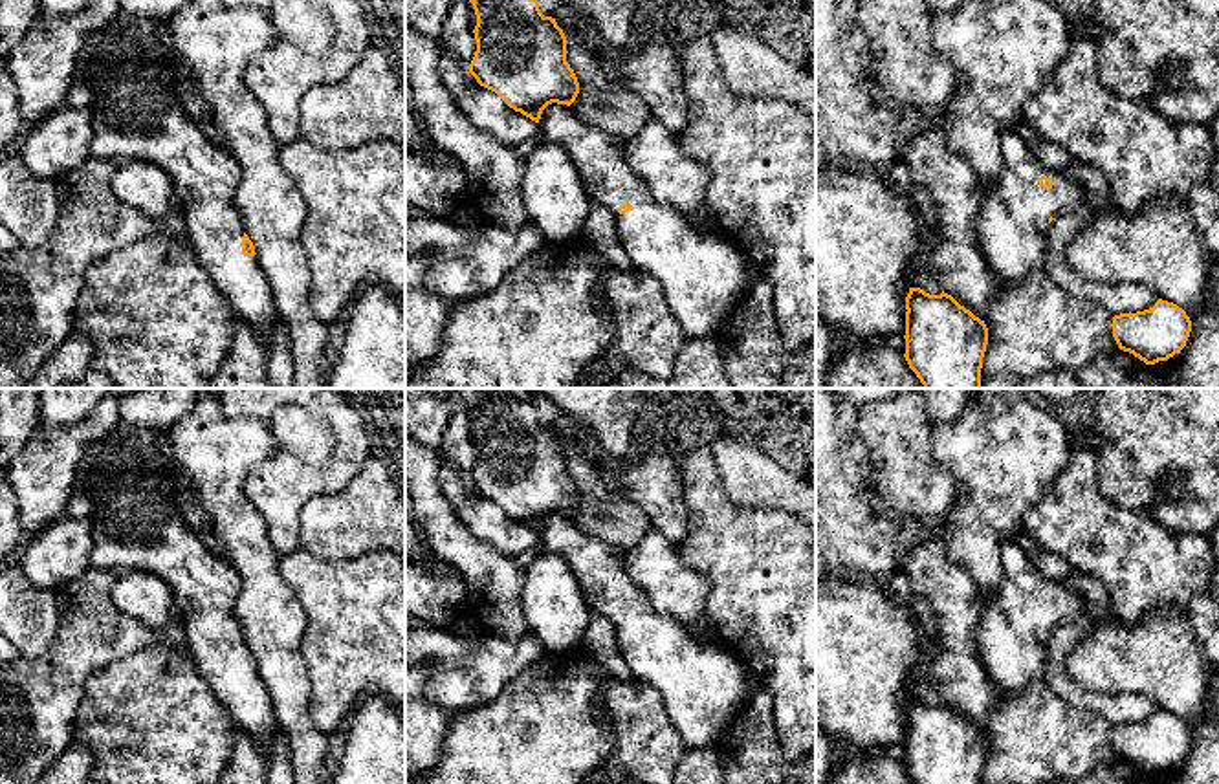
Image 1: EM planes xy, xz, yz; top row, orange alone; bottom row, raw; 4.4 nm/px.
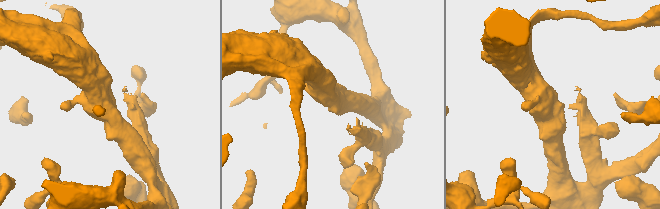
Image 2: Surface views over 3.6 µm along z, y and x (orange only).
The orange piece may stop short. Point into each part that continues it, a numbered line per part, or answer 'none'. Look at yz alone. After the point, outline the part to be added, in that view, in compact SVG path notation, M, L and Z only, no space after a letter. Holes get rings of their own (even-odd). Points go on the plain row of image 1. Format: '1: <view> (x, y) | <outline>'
1: yz (1012, 629) | M1019 542L1001 546L1003 584L994 593L979 593L975 643L986 672L997 689L1019 692L1032 680L1043 680L1049 628L1072 621L1083 610L1080 593L1047 579Z

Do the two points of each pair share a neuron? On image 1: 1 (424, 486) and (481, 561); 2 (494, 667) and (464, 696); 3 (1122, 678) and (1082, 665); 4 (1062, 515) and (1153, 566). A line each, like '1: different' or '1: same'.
1: same
2: same
3: same
4: same

